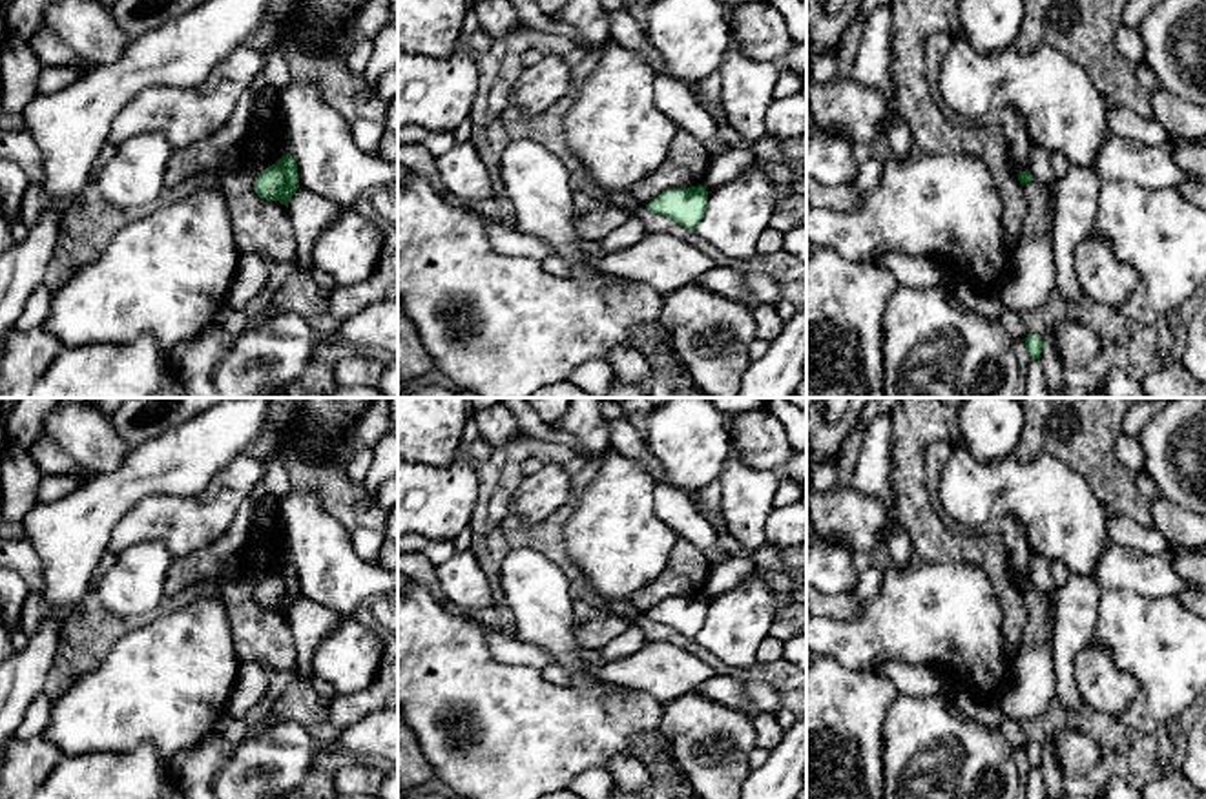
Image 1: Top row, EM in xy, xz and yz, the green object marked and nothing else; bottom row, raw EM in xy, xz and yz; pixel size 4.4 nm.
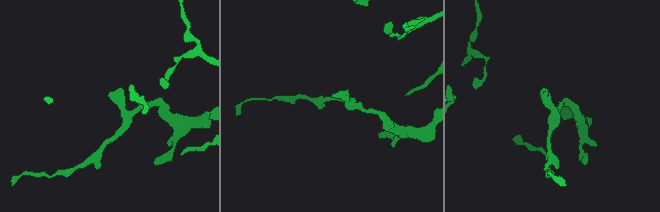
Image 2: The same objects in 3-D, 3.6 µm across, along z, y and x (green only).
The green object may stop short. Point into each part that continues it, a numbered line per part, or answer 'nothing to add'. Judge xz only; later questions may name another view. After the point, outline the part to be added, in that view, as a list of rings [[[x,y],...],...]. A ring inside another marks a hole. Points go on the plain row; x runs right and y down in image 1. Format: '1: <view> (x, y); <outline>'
nothing to add

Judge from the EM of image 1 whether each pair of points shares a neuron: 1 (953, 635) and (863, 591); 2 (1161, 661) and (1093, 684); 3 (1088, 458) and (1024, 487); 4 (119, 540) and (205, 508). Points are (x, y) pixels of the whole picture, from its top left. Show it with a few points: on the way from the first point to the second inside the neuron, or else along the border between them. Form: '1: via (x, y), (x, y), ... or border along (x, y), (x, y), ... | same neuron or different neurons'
1: border along (883, 570), (880, 590), (865, 602) | different neurons
2: border along (1097, 644), (1139, 686), (1115, 714) | different neurons
3: border along (1028, 460), (1051, 455), (1075, 471), (1097, 500) | different neurons
4: via (141, 524), (150, 518), (183, 518) | same neuron

